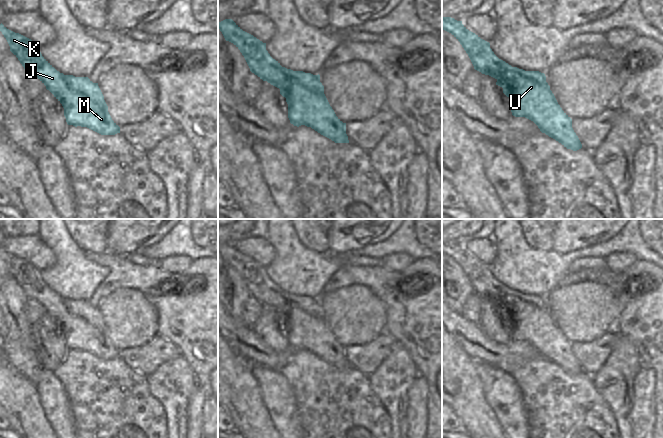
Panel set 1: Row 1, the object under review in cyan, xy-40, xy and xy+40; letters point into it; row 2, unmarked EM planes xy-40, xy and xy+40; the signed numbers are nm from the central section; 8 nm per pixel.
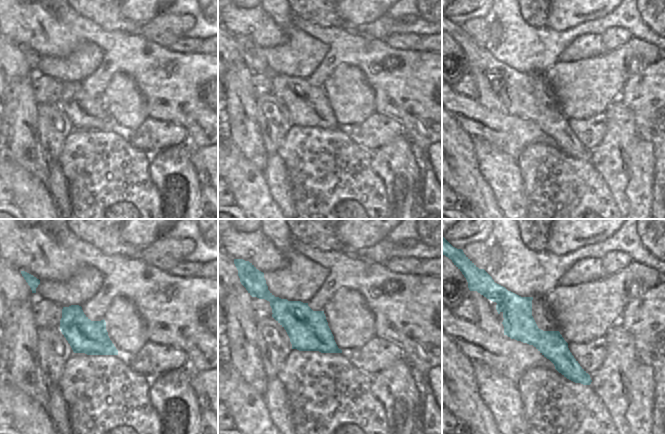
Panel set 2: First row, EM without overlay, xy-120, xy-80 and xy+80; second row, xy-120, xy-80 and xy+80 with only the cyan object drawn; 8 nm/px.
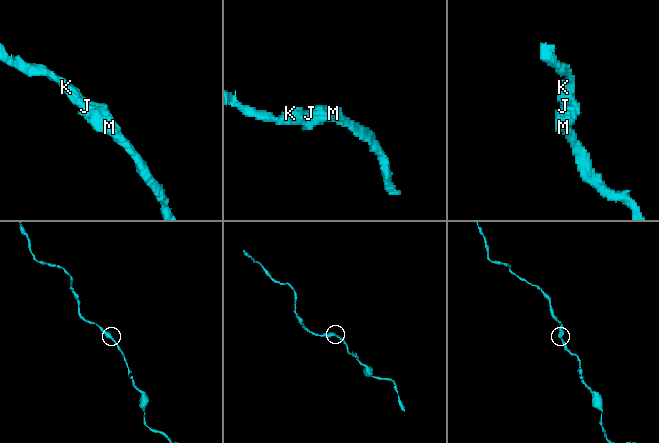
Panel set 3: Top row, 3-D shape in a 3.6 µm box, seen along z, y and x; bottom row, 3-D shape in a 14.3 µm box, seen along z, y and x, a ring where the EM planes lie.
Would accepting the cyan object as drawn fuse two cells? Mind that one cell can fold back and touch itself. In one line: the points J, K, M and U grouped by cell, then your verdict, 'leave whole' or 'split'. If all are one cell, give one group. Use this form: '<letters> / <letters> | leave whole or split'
J K M U | leave whole

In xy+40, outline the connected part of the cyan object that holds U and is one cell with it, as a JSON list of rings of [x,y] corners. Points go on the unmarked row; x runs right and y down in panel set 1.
[[[442,240],[442,253],[451,257],[460,266],[475,294],[497,304],[496,309],[502,311],[503,317],[510,322],[510,334],[513,340],[525,341],[533,345],[542,357],[555,363],[567,373],[577,375],[582,372],[582,368],[572,352],[572,343],[558,328],[554,318],[550,314],[550,310],[546,306],[544,297],[539,295],[525,295],[517,291],[512,291],[499,283],[490,272],[490,267],[469,255],[462,248],[462,245]]]

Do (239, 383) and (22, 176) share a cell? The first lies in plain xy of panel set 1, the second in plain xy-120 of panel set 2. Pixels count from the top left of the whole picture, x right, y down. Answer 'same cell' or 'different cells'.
same cell

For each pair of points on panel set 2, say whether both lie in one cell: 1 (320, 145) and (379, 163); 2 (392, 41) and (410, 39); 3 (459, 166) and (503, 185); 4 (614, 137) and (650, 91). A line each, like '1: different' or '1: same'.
1: different
2: same
3: different
4: different

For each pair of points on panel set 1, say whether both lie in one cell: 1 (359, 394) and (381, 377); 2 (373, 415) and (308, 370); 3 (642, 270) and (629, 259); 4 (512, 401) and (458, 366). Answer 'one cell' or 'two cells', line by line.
1: two cells
2: one cell
3: two cells
4: two cells

